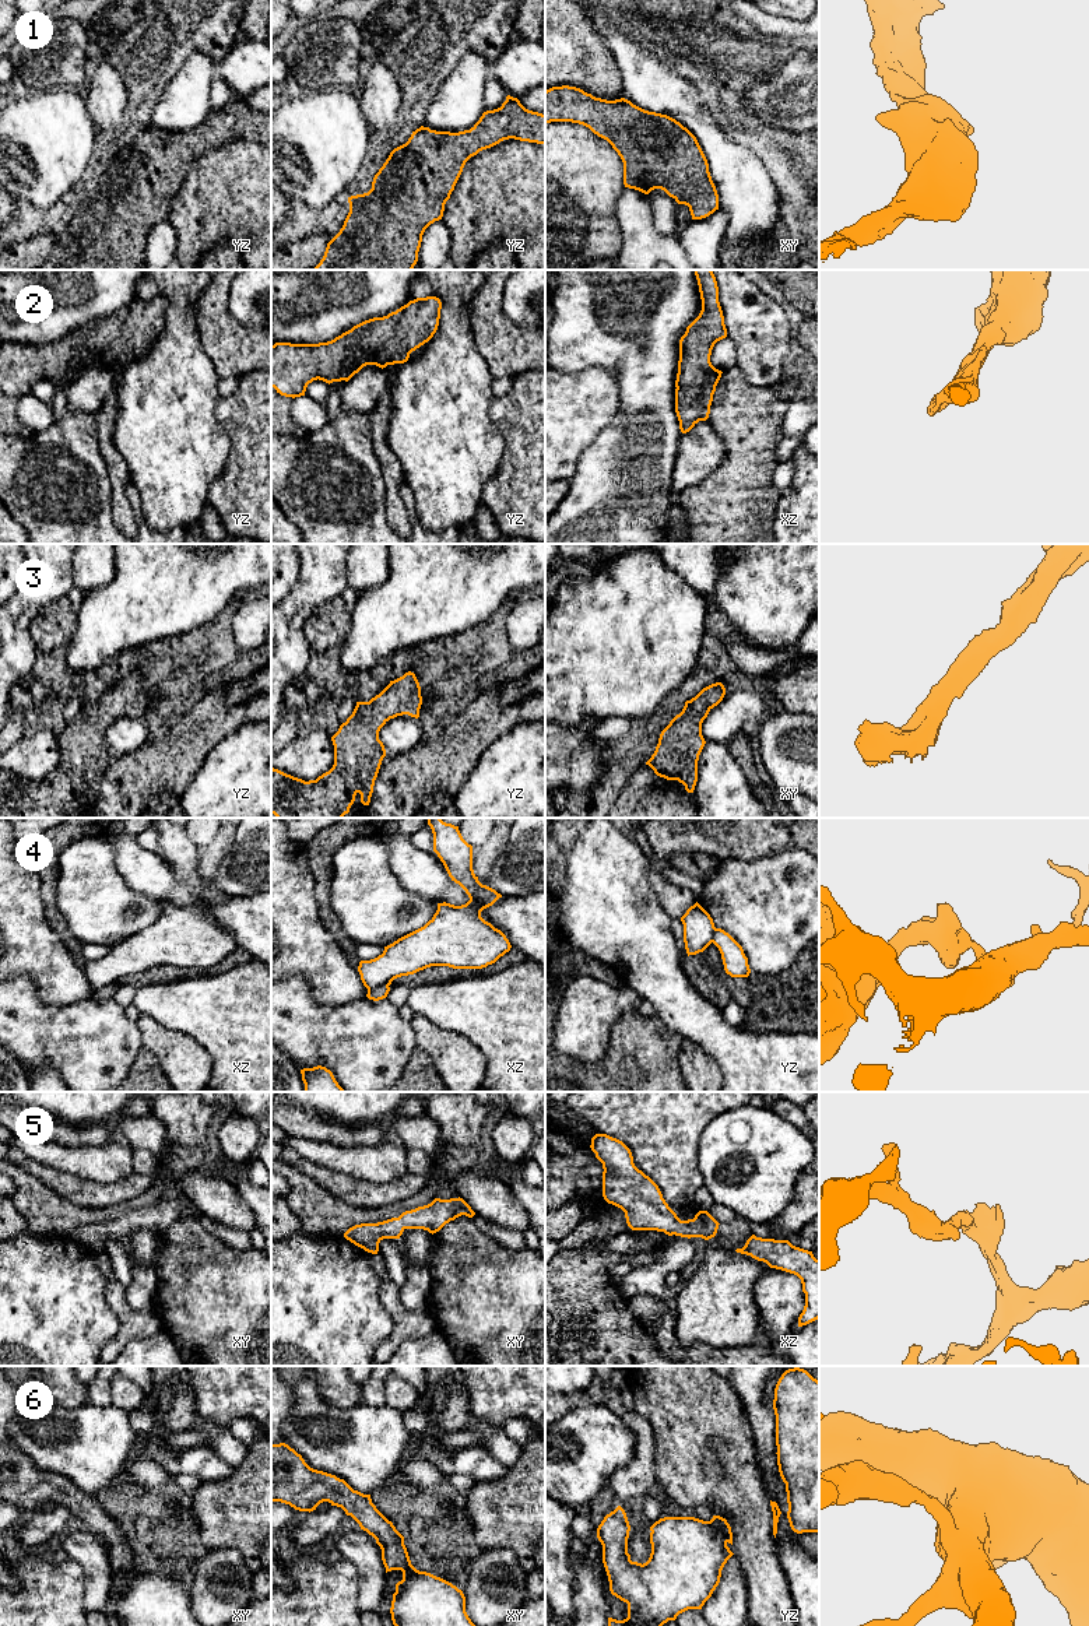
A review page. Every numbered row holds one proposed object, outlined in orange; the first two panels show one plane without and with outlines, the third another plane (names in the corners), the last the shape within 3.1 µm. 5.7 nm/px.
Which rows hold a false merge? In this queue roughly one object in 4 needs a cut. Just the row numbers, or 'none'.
4

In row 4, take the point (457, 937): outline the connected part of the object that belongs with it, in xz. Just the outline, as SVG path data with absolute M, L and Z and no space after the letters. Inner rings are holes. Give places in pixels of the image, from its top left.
M428 818L428 825L433 833L433 851L470 900L461 906L438 903L436 913L424 927L384 947L377 958L361 961L358 972L368 990L389 987L394 979L431 966L482 969L512 948L506 935L481 917L481 912L502 895L478 881L473 870L473 846L463 839L459 826L440 818Z

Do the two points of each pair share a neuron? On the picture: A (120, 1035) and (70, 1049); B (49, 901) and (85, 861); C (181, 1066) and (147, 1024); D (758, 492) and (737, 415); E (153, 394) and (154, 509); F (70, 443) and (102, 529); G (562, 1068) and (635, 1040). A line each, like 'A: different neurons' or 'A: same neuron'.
A: same neuron
B: different neurons
C: same neuron
D: same neuron
E: same neuron
F: same neuron
G: same neuron

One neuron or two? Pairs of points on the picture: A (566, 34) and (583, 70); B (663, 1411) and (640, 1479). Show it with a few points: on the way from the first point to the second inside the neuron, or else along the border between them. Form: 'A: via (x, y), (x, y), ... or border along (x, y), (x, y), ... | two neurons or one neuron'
A: via (566, 42), (566, 46), (582, 62) | one neuron
B: border along (635, 1412), (650, 1428), (654, 1443), (656, 1472) | two neurons

